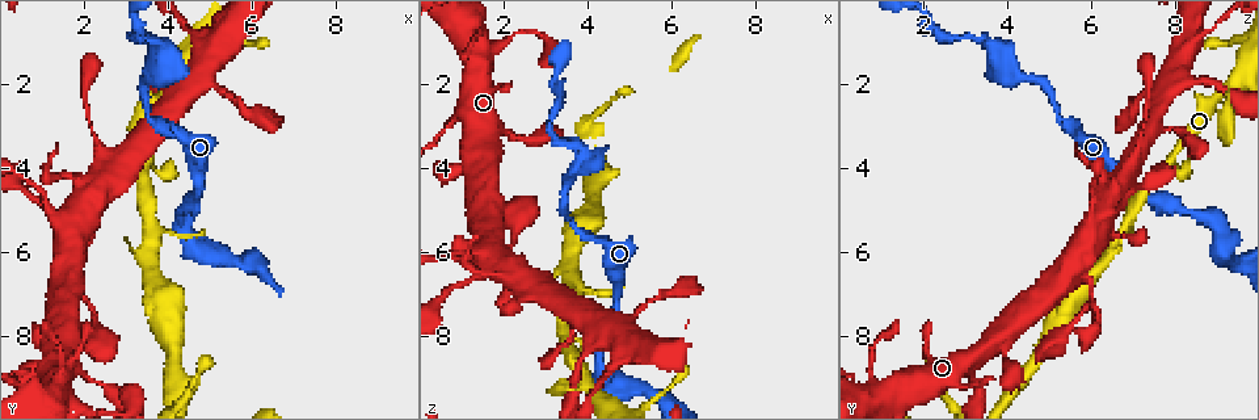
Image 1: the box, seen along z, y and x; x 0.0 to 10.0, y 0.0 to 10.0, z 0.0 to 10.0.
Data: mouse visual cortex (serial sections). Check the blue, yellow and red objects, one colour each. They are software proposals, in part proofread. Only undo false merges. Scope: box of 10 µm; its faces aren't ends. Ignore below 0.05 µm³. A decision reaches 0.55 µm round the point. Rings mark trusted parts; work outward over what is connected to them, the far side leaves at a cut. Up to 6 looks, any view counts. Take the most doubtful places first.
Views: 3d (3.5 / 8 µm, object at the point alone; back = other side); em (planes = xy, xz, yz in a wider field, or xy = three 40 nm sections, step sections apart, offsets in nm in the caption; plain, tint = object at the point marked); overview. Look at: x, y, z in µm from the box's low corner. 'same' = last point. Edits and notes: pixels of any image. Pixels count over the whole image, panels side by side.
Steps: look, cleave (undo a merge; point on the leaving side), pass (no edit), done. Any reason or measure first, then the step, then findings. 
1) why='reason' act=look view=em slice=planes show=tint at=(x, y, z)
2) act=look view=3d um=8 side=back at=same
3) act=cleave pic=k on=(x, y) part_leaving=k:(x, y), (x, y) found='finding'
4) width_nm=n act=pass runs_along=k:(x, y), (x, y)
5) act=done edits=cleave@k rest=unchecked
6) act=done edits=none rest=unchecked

why='abrupt turn' act=look view=3d um=3.5 at=(3.90, 1.65, 3.90)

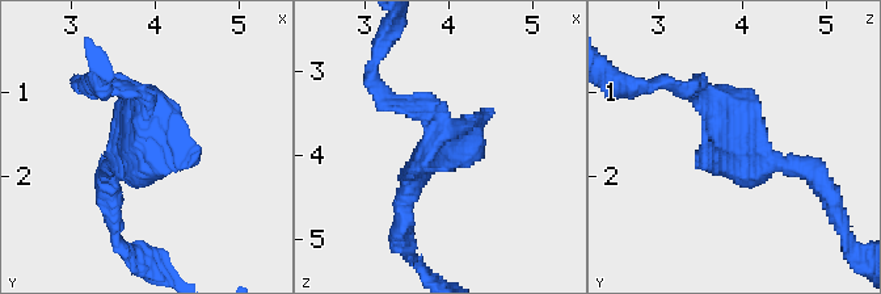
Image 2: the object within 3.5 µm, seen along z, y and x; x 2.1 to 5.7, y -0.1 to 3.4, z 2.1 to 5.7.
act=look view=em slice=xy step=1 show=tint at=(3.85, 1.60, 3.90)

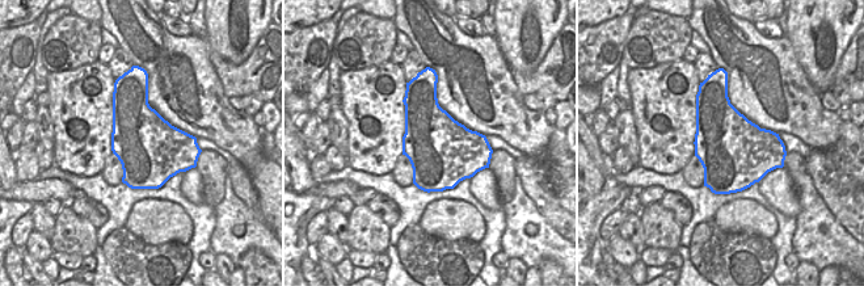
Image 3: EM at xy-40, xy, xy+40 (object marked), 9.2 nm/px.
act=look view=em slice=xy step=3 show=tint at=same

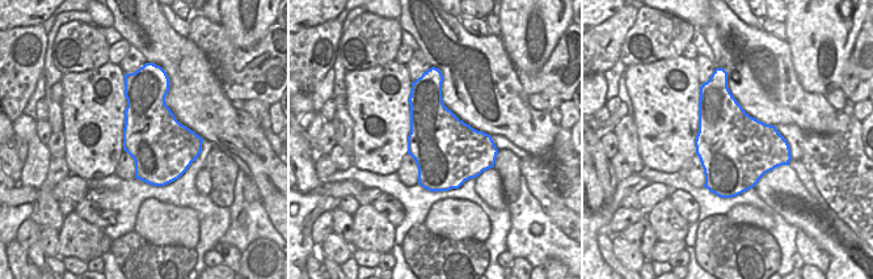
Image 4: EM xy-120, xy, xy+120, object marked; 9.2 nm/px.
act=pass runs_along=2:(808, 167), (750, 159), (694, 91) found='one cell here'

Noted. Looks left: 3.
act=look view=3d um=8 at=(1.50, 5.10, 6.40)

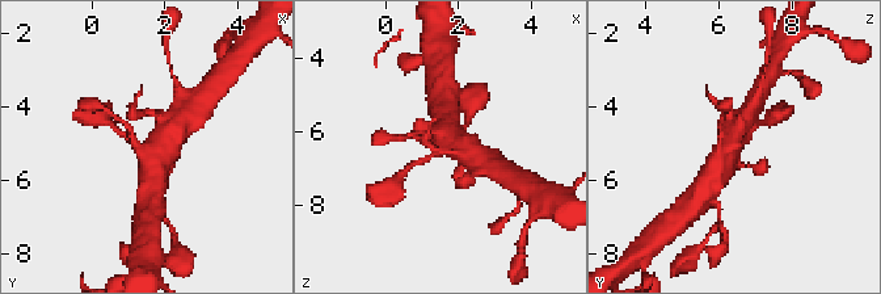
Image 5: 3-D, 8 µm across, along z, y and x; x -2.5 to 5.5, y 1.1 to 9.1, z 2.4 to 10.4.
act=look view=3d um=3.5 at=same

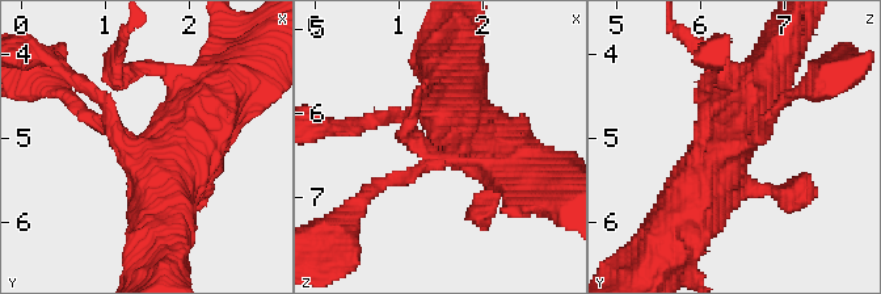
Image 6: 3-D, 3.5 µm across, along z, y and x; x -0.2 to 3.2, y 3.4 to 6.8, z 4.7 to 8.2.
act=pass runs_along=6:(682, 221), (759, 83) found='continuous, no second cell'

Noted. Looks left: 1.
act=done edits=none rest=unchecked

